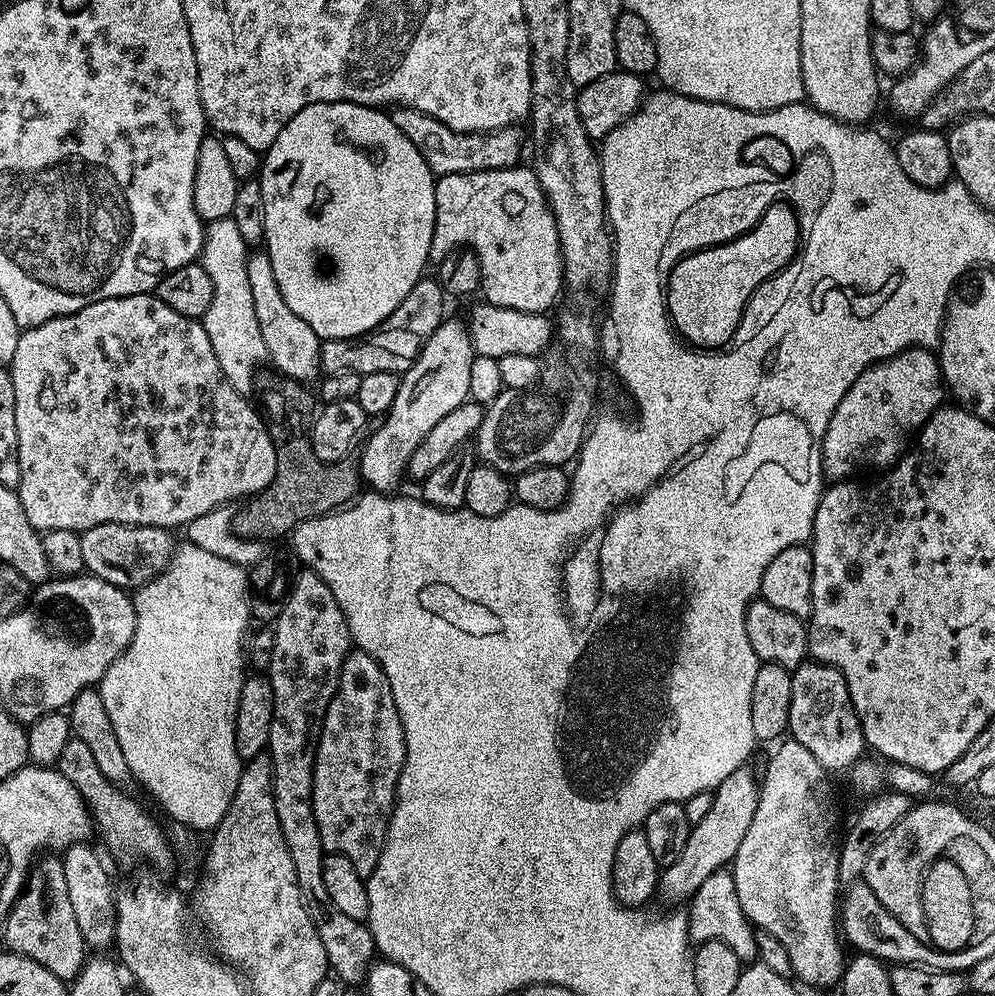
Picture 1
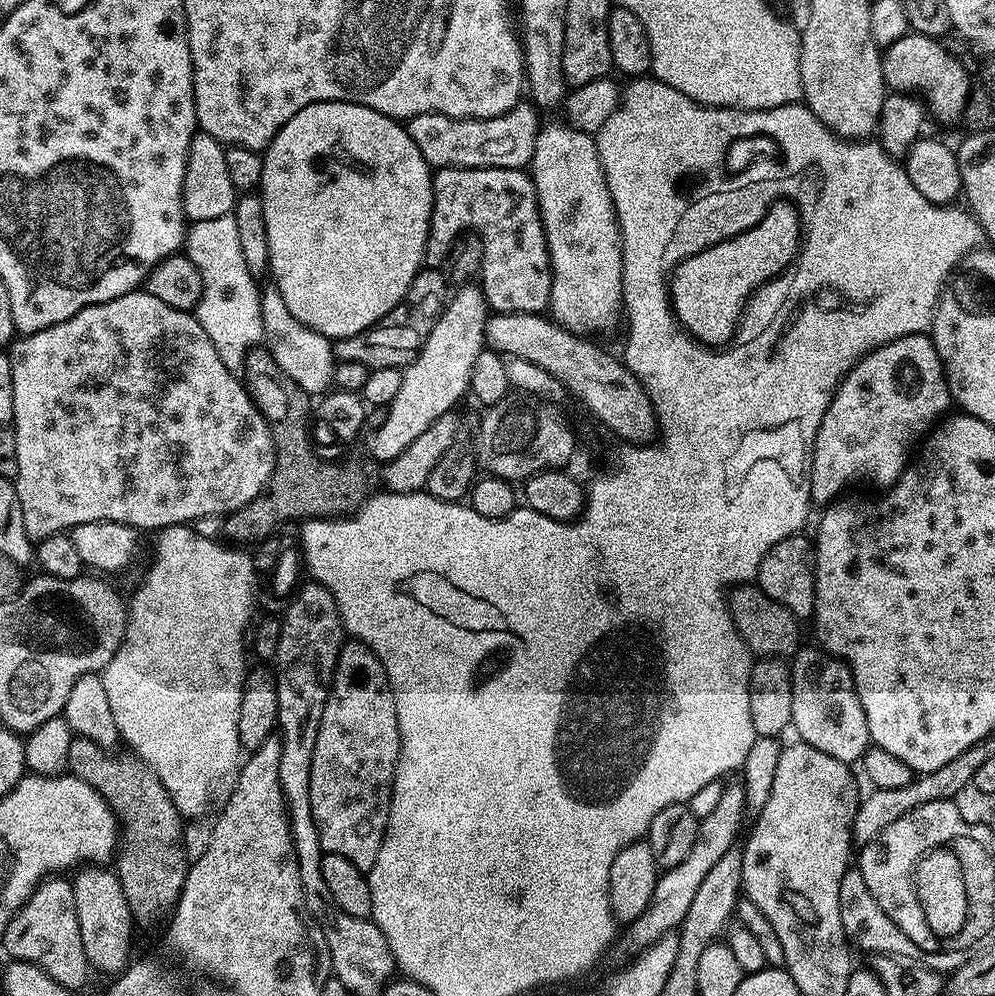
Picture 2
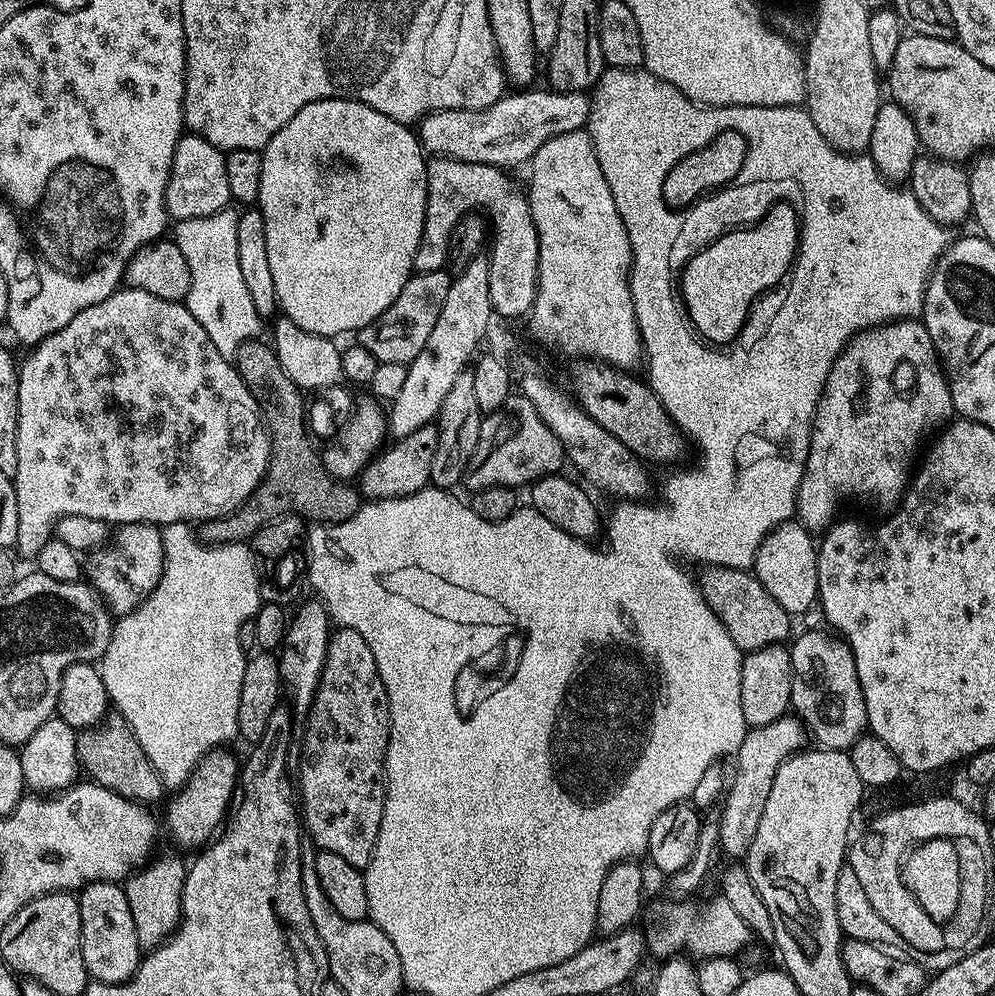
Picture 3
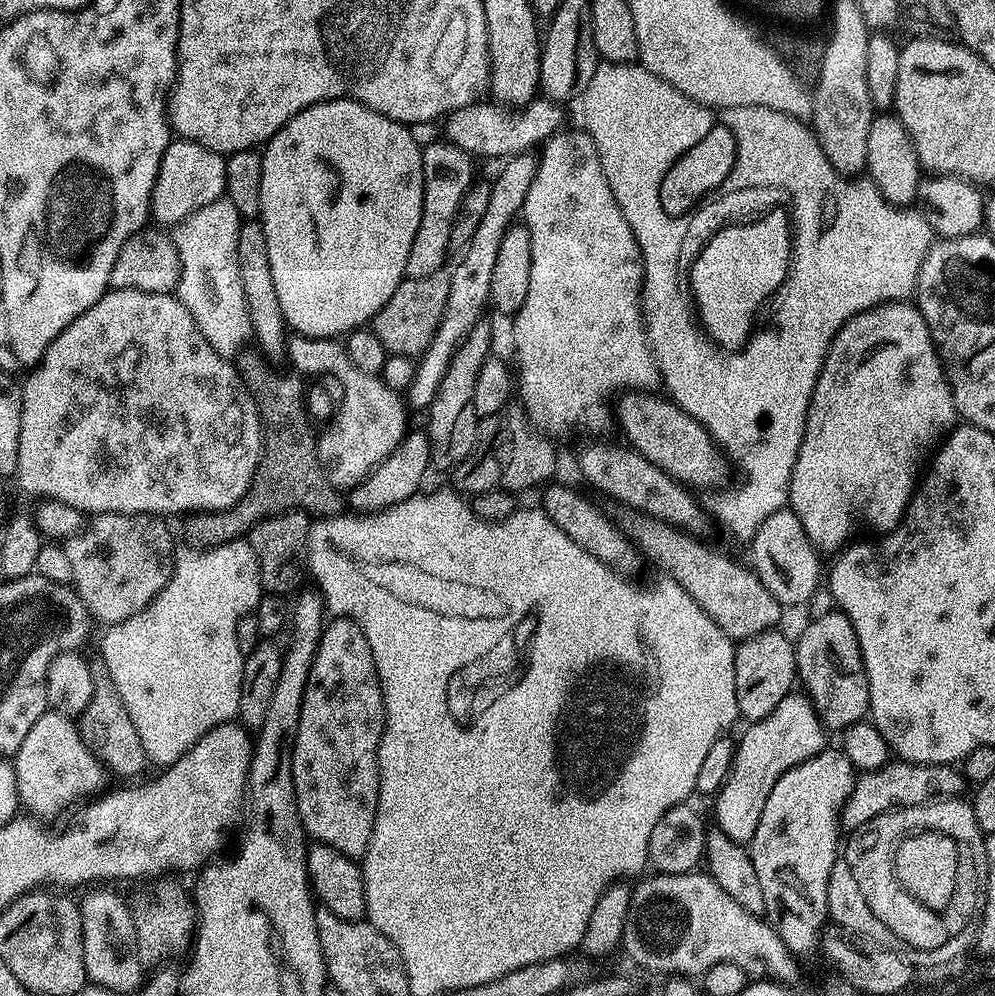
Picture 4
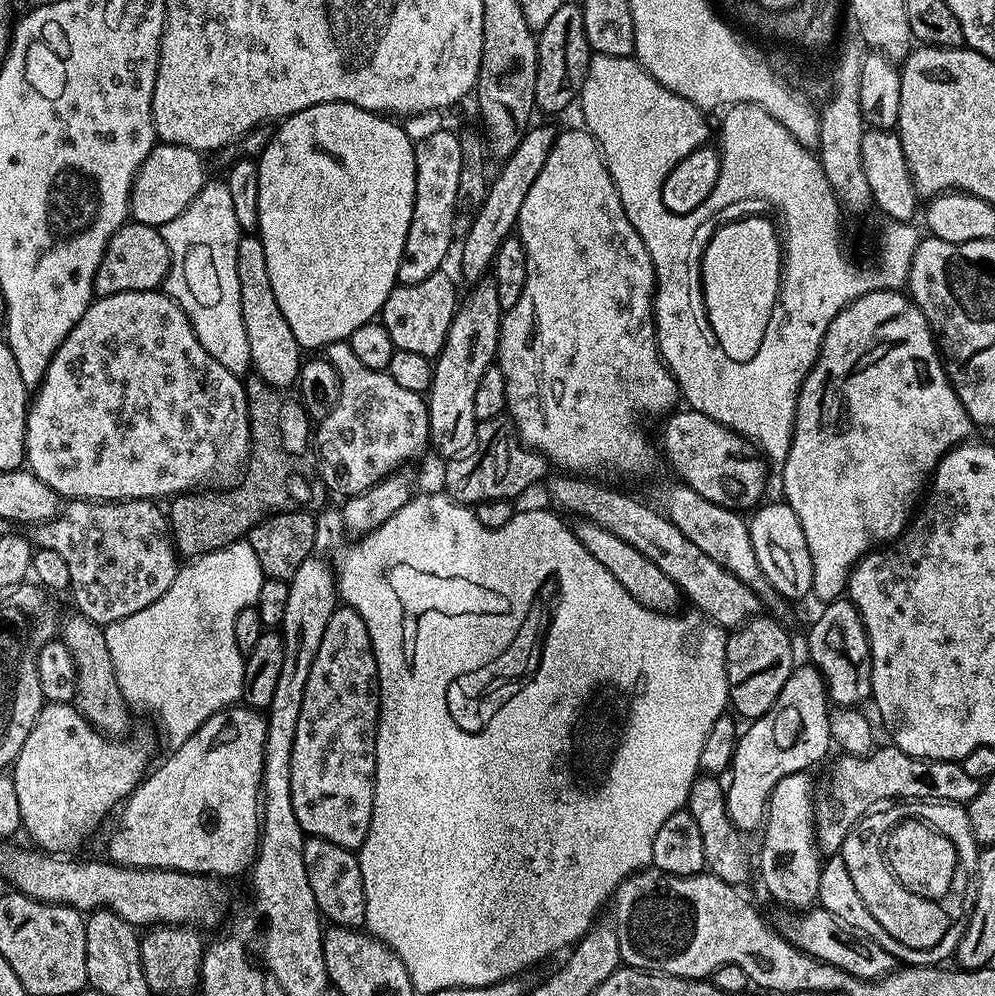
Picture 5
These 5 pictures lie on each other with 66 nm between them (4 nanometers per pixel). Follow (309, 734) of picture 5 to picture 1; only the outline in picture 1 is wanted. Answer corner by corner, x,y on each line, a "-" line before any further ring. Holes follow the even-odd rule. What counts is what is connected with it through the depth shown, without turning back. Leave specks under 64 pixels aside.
359,650
349,651
342,662
338,678
338,690
326,710
322,734
318,742
318,754
314,762
314,786
312,805
314,822
318,822
318,834
322,838
325,853
342,854
354,862
354,870
365,878
372,876
384,849
392,808
396,805
396,787
406,758
404,727
398,718
398,706
394,706
394,694
382,666
370,654

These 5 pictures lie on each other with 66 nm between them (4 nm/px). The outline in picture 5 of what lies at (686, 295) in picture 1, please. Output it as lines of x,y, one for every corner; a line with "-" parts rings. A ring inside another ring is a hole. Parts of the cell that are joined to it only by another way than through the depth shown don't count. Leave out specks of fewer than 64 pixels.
753,214
722,226
704,247
704,256
700,259
704,309
708,311
718,346
722,346
728,356
743,357
753,342
763,340
776,299
780,297
783,267
781,233
764,214

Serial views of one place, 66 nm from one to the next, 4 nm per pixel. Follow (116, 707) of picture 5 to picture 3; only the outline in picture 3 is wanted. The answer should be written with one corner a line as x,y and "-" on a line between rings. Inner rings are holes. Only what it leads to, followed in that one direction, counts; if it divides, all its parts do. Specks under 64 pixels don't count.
118,714
109,715
94,728
77,731
76,757
86,776
88,772
89,781
114,790
114,794
127,800
135,800
137,804
152,806
166,792
166,786
154,770
150,758
146,758
142,746
138,746
138,738
134,738
128,723

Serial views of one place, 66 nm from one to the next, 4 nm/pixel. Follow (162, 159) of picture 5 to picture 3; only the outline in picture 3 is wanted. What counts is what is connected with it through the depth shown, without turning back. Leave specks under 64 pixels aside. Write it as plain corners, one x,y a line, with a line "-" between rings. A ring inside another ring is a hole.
185,133
174,150
172,177
168,179
168,214
179,222
196,217
209,217
231,203
230,186
227,185
226,154
212,143
197,136

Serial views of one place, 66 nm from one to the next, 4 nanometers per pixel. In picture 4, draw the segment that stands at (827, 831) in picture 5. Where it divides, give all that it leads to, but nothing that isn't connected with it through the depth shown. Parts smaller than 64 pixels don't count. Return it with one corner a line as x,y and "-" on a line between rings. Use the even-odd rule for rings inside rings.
892,760
872,772
861,773
855,779
848,801
844,803
844,811
840,814
840,822
845,829
855,830
870,822
870,818
878,818
878,814
891,812
893,808
959,800
965,795
964,788
966,789
964,775
953,765
912,764
908,761

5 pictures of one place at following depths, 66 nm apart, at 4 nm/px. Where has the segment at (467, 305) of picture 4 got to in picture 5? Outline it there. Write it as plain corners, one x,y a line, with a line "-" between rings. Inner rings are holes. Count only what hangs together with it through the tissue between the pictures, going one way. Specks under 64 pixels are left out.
529,127
524,133
522,142
499,165
500,173
491,177
486,194
486,202
482,202
482,210
474,218
474,226
470,226
470,234
466,234
462,246
462,266
459,279
465,280
465,285
471,286
478,280
489,275
490,269
496,263
496,256
505,240
513,235
514,229
520,223
522,202
526,202
526,194
530,194
530,186
534,186
534,178
542,171
546,157
554,146
558,132
552,128

